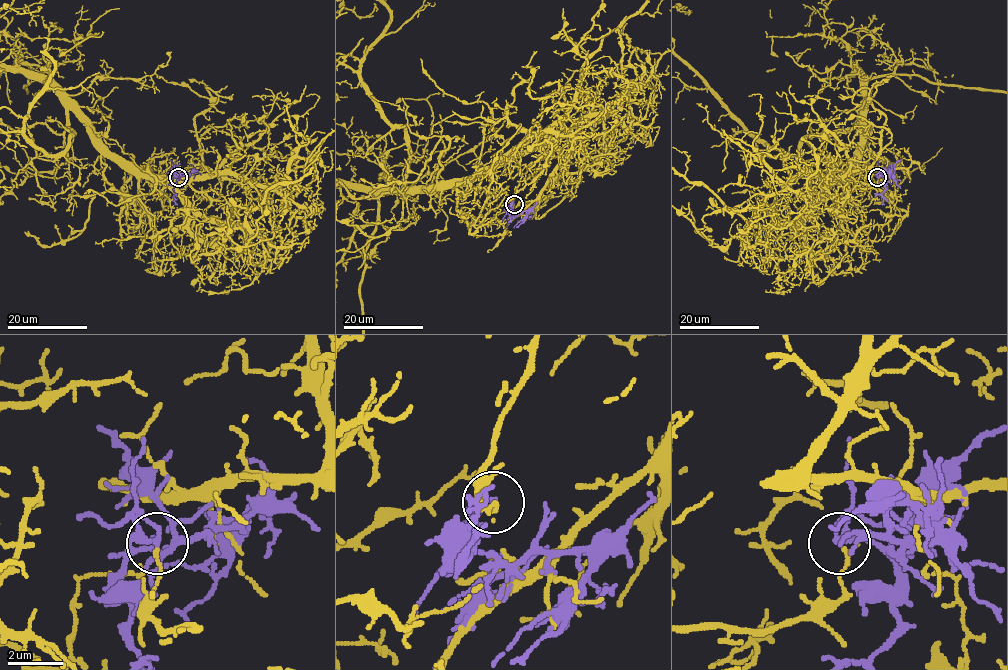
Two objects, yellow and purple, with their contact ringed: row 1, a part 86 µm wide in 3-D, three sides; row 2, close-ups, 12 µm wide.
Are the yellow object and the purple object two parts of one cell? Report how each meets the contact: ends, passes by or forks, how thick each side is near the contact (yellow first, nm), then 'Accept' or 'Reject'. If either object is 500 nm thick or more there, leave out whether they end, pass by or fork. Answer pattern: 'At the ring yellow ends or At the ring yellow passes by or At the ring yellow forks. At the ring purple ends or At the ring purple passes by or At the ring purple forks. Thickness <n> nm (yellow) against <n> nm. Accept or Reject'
At the ring yellow ends. At the ring purple passes by. Thickness 120 nm (yellow) against 150 nm. Reject

